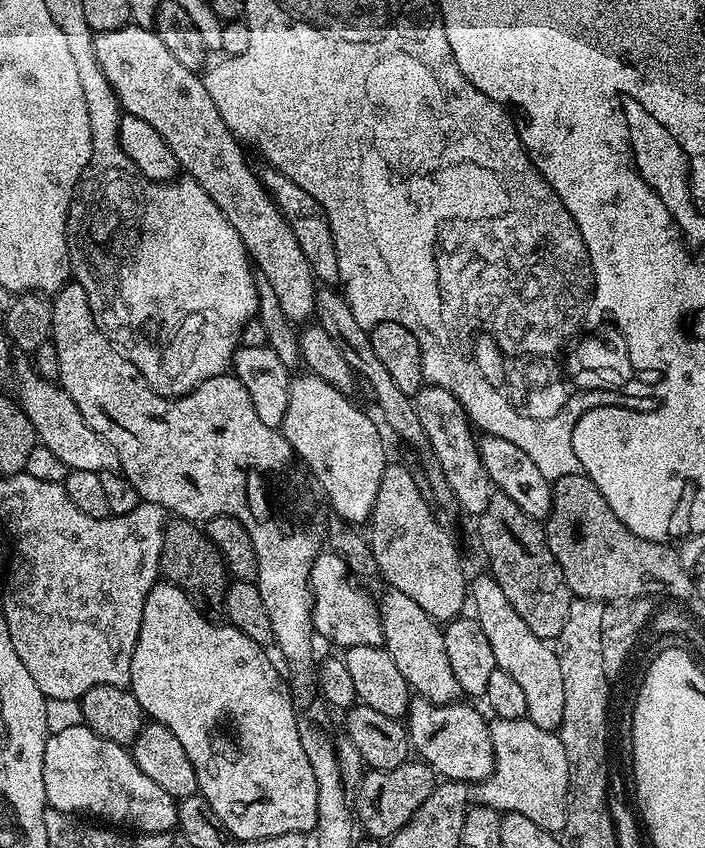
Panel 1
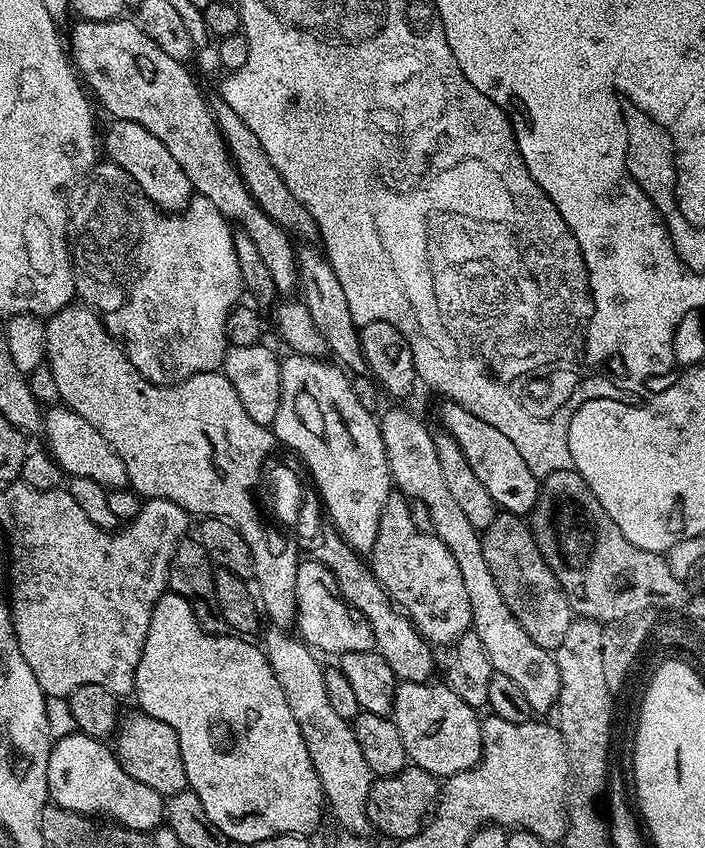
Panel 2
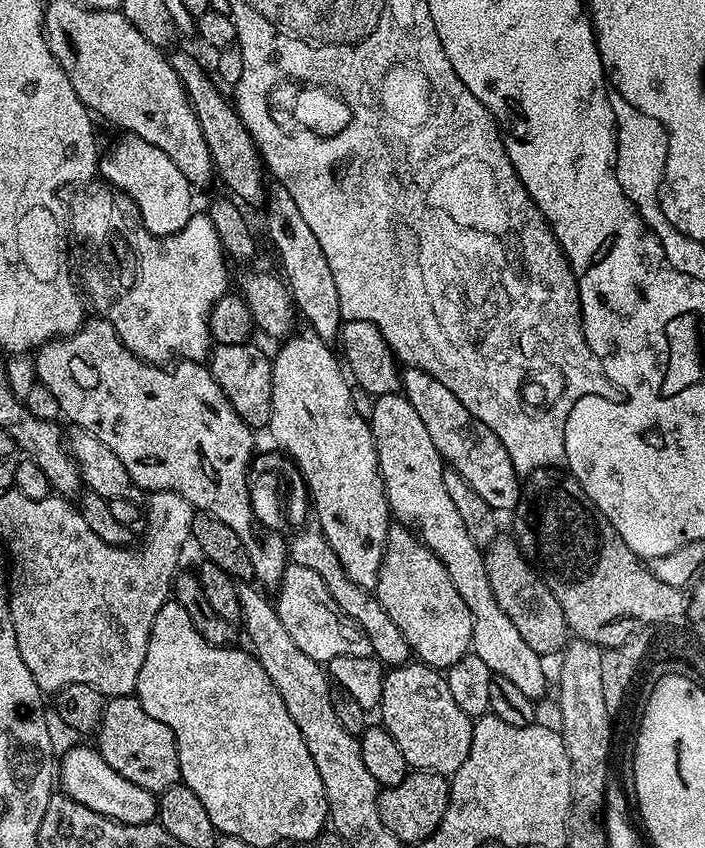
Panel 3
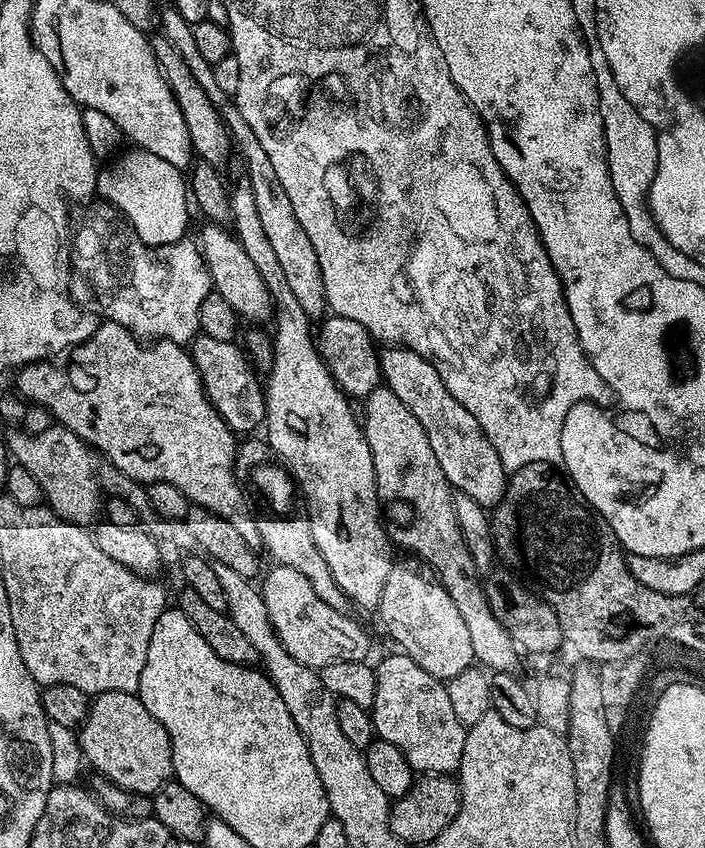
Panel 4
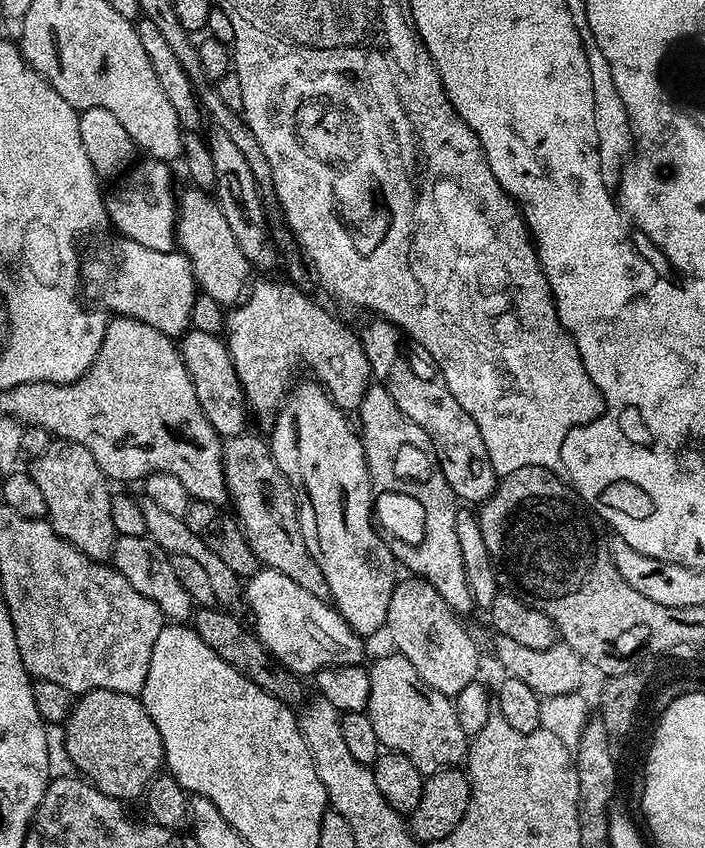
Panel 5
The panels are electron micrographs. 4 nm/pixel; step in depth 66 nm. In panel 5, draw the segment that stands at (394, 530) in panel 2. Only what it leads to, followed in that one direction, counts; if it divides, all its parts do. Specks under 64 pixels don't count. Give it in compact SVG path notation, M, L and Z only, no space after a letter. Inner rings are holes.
M419 578L401 579L394 594L390 594L390 610L386 633L399 655L405 656L414 666L418 678L444 696L455 698L464 687L476 679L480 668L480 652L467 630L460 622L461 617L425 580Z

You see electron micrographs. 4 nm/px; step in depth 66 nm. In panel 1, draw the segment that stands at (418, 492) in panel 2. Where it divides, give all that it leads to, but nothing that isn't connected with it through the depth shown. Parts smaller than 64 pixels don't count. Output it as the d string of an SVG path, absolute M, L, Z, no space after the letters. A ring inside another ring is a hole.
M491 574L471 577L470 604L476 607L475 620L482 626L486 639L494 650L494 662L497 668L506 670L510 678L516 679L526 697L526 719L534 722L534 726L542 726L542 730L556 732L564 717L566 706L566 682L562 682L562 666L556 657L556 649L549 641L538 638L514 606L502 594L502 586Z

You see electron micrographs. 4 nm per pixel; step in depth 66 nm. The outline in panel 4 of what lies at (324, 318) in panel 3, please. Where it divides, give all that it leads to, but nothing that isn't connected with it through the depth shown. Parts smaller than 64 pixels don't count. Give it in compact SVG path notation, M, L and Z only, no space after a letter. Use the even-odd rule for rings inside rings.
M171 6L161 7L158 12L158 28L164 36L166 42L174 46L175 50L181 54L182 59L190 68L190 73L194 74L195 81L202 86L206 92L206 97L210 98L217 110L220 112L221 120L228 128L231 136L232 146L235 153L244 159L243 171L250 178L250 190L254 190L254 203L262 221L262 227L266 230L266 235L276 251L278 263L286 277L286 283L290 290L298 297L298 302L302 310L306 310L309 318L323 317L328 308L326 298L326 286L322 282L322 266L318 266L318 254L314 254L314 246L310 243L310 238L306 235L306 230L302 230L302 225L298 223L298 218L294 214L294 206L290 203L290 197L286 194L286 189L282 187L282 181L278 179L274 165L270 162L270 157L266 155L266 149L262 142L258 142L258 137L254 135L254 130L250 130L250 122L242 118L242 110L231 99L225 98L222 90L214 79L213 64L206 62L202 58L202 53L198 51L197 44L194 43L194 30L192 25L178 14L178 10Z

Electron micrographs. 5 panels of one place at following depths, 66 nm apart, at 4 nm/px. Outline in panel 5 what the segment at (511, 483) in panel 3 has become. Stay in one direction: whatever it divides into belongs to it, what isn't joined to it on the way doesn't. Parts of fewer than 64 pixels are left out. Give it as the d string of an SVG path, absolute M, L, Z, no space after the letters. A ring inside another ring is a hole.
M372 318L359 337L366 350L366 358L370 358L373 381L383 386L390 398L398 402L398 410L402 410L410 422L418 422L418 426L426 430L434 446L438 466L442 466L442 474L446 474L446 482L452 487L457 501L479 506L489 500L496 489L498 477L494 466L490 466L486 442L474 418L458 406L458 398L450 394L439 371L425 359L424 349L405 336L395 324L383 318Z

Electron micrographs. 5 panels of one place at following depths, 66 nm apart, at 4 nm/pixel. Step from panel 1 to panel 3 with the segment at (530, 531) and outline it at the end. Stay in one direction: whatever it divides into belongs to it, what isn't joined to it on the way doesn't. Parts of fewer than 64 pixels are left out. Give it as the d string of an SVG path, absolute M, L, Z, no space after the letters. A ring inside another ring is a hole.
M498 534L494 542L483 549L486 562L486 574L490 578L490 590L494 590L494 602L502 606L502 614L514 622L518 634L522 634L526 646L534 650L542 658L549 658L563 653L570 640L568 623L562 614L562 606L558 606L558 598L544 581L543 575L534 567L531 560L524 555L519 544L508 534Z

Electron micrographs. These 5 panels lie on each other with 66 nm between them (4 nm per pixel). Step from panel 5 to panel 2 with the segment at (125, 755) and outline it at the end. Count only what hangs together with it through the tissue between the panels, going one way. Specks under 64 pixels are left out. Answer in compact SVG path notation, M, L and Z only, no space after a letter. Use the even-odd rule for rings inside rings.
M125 715L115 733L116 761L126 770L126 774L130 774L130 778L138 778L142 786L150 786L150 790L165 798L187 789L186 766L182 762L182 746L178 746L178 734L174 734L166 722L158 722L158 718L135 715Z

